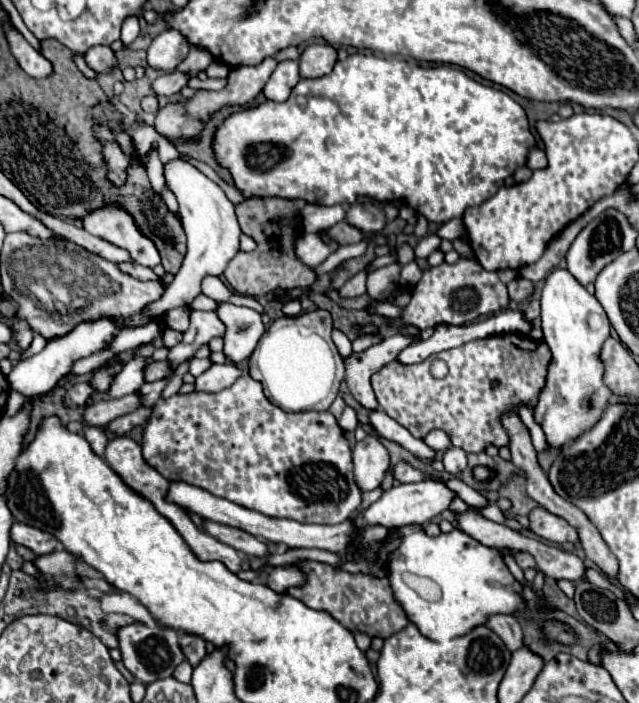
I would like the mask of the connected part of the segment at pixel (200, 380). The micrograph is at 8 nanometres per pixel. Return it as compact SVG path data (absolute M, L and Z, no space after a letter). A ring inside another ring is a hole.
M214 363L208 371L204 371L200 377L196 377L196 391L208 391L216 393L226 387L230 387L242 371L234 363Z

